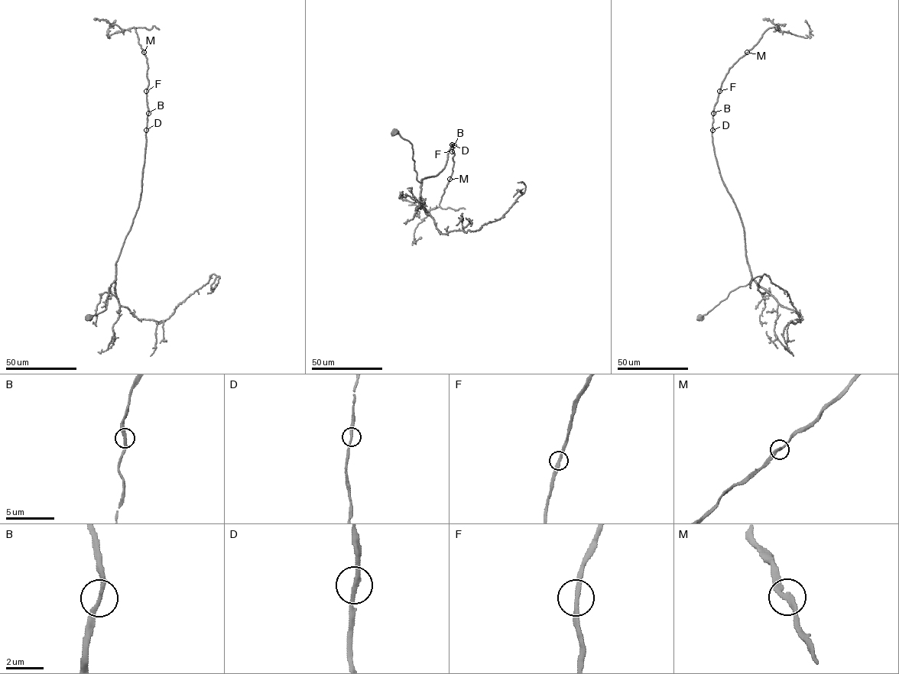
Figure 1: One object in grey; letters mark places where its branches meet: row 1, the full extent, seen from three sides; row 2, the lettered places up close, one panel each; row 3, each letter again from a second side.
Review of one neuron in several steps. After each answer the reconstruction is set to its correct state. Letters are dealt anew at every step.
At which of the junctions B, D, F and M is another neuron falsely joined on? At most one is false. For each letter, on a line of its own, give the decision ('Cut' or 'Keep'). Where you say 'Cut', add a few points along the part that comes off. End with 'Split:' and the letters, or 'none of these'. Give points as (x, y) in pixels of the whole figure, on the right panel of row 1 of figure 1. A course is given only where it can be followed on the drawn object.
B: Keep
D: Keep
F: Keep
M: Keep
Split: none of these

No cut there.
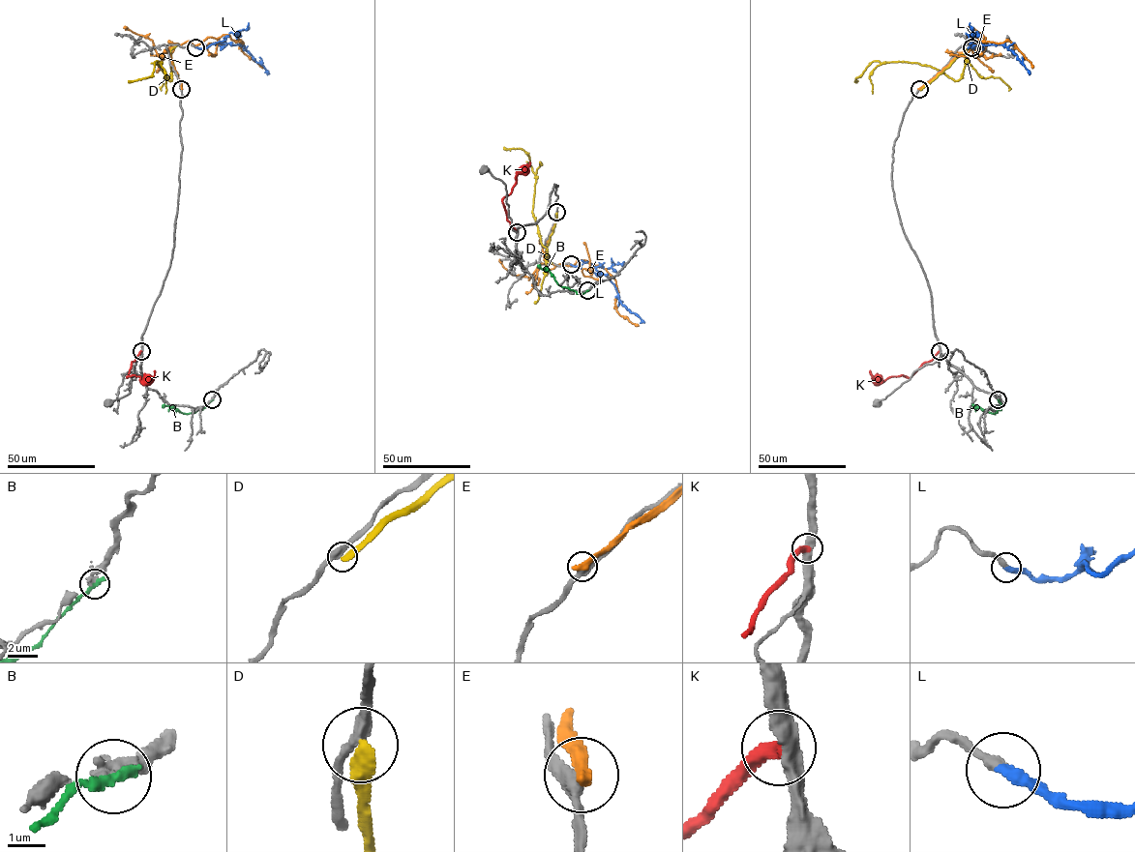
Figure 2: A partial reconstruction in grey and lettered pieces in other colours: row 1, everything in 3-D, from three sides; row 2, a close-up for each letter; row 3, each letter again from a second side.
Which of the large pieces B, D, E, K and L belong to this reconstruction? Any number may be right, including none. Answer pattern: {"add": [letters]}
{"add": ["L"]}

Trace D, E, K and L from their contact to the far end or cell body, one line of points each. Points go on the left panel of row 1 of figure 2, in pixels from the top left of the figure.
D: (181, 89), (170, 55), (171, 80), (165, 77), (157, 63), (160, 63), (156, 61), (149, 76), (128, 82)
E: (181, 88), (168, 51), (188, 41), (197, 45), (208, 37), (227, 35), (241, 41), (241, 50), (262, 68)
K: (141, 351), (132, 362), (127, 377), (138, 376), (142, 381), (153, 377), (154, 370)
L: (194, 47), (207, 47), (220, 42), (242, 44), (269, 73)

